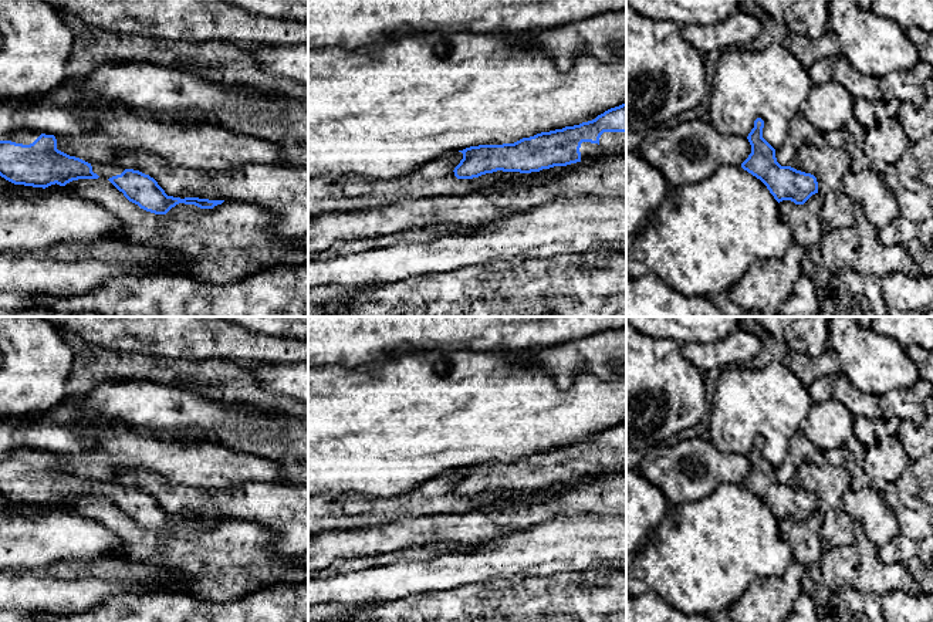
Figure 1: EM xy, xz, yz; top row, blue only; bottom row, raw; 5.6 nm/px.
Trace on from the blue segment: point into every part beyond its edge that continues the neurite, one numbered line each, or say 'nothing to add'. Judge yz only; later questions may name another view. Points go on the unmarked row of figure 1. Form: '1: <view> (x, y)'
nothing to add

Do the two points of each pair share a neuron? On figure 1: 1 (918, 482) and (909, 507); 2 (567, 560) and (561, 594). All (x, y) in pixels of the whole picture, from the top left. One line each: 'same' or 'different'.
1: same
2: different

